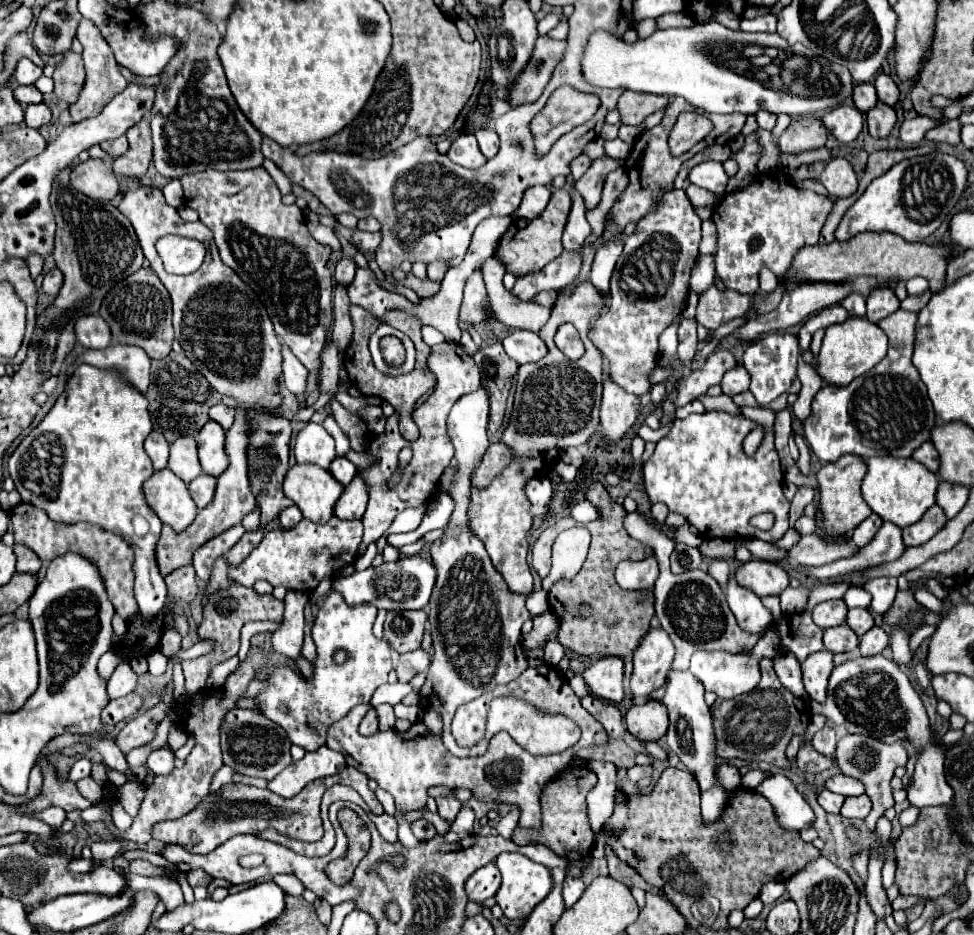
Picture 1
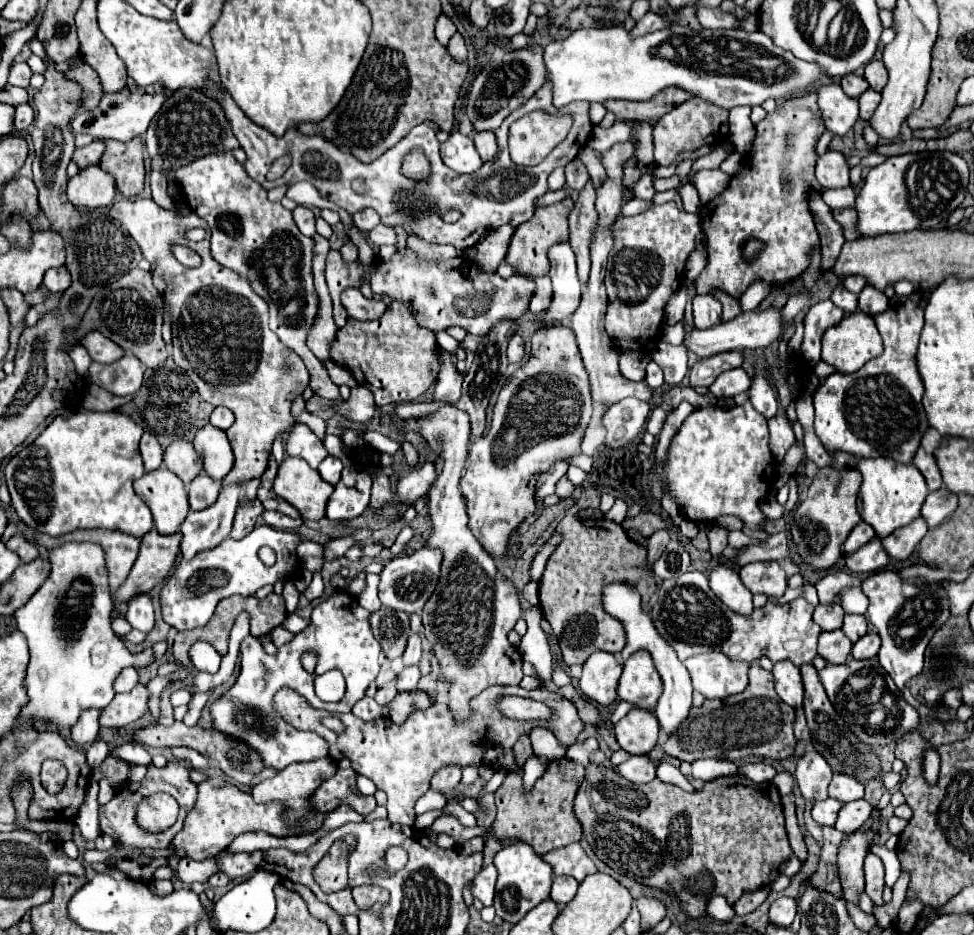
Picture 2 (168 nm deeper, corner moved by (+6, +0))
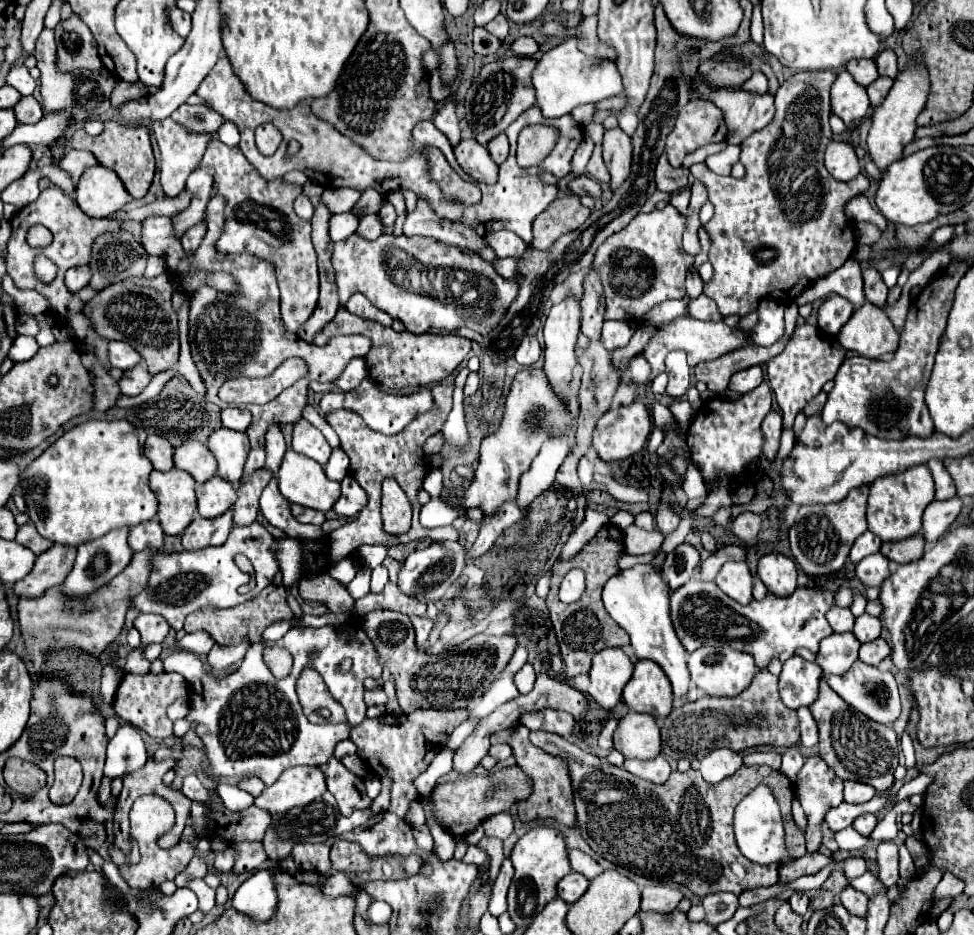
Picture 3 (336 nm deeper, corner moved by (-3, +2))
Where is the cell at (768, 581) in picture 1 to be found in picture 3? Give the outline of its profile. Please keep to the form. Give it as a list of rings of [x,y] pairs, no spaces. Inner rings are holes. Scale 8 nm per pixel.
[[[779,552],[761,556],[757,566],[757,576],[767,586],[767,590],[775,596],[787,598],[795,592],[795,586],[797,586],[795,562]]]

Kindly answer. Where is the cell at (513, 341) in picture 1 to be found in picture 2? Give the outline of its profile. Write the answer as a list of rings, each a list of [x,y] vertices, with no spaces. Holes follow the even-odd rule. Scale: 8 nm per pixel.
[[[512,336],[510,344],[508,344],[508,360],[510,362],[522,362],[524,360],[524,340],[520,336]]]

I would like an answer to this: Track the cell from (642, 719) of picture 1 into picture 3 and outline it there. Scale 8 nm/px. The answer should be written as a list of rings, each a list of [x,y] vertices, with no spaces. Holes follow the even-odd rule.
[[[629,710],[619,720],[613,742],[625,758],[651,760],[661,752],[661,730],[651,714]]]

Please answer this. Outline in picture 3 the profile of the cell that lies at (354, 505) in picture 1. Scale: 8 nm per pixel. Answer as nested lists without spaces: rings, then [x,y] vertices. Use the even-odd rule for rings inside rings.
[[[347,476],[341,482],[341,496],[335,502],[333,510],[343,518],[353,518],[367,506],[367,492],[355,482],[355,478]]]

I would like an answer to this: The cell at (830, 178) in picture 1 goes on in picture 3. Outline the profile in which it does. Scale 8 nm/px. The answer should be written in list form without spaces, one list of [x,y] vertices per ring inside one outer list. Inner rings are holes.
[[[835,140],[831,142],[831,146],[827,146],[825,168],[839,182],[849,182],[861,172],[855,148],[847,142],[835,142]]]

